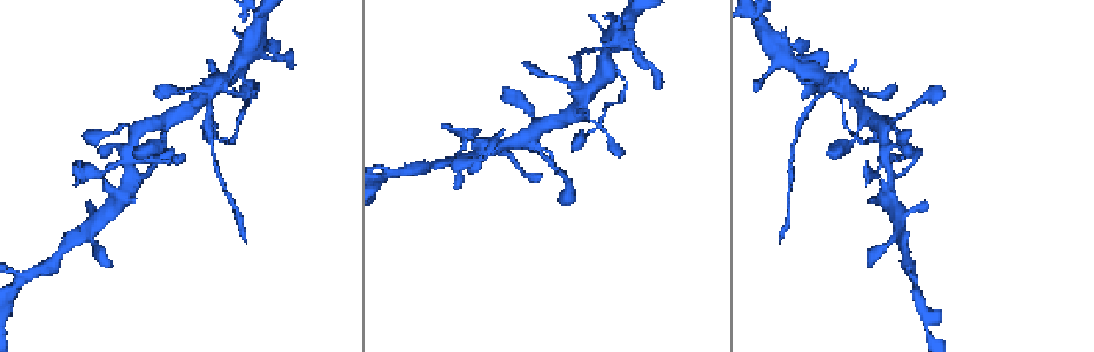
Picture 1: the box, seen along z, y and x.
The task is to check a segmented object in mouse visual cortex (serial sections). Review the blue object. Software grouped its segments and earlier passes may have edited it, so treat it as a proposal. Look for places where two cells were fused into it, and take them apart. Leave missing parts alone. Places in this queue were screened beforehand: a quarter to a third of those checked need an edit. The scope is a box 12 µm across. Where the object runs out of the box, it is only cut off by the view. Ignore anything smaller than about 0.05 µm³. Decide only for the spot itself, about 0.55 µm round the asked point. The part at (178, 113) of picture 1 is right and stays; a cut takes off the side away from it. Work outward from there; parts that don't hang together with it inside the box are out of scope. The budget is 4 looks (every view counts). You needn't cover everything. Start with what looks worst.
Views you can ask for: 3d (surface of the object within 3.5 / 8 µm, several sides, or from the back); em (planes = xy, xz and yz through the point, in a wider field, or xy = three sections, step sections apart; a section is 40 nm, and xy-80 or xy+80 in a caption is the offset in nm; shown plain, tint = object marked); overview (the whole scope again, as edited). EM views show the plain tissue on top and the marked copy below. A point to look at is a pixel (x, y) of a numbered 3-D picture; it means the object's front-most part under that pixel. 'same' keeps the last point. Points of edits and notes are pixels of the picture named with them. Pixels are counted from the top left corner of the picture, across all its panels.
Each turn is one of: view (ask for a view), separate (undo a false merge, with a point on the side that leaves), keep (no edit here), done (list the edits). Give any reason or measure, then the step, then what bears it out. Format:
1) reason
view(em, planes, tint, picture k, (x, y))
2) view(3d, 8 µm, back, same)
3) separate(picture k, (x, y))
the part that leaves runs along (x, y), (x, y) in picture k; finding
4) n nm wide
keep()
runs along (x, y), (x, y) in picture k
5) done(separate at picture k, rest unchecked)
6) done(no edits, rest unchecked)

view(3d, 3.5 µm, picture 1, (241, 69))

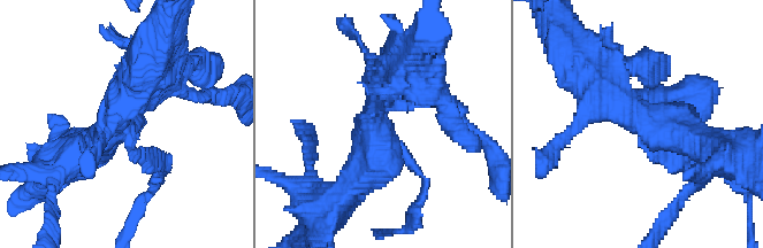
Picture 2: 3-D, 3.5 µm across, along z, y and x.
now the EM
view(em, xy, step 3, tint, picture 2, (648, 121))

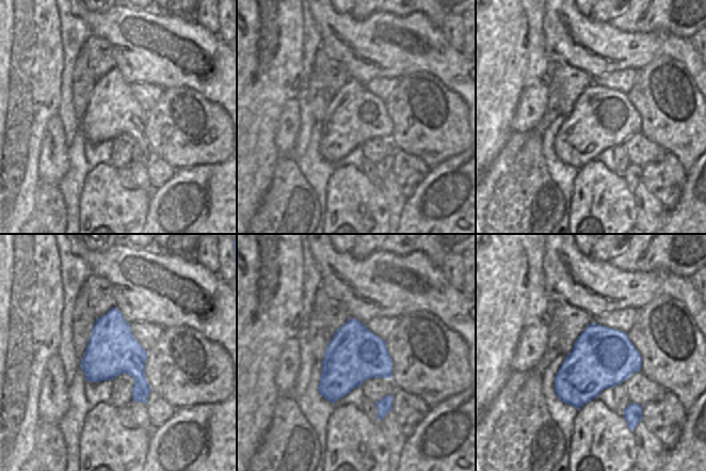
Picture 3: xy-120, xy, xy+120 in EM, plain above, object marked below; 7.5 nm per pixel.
420 nm wide
keep()
runs along (707, 146), (624, 115), (592, 79) in picture 2; one cell here

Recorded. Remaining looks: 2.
abrupt turn
view(3d, 3.5 µm, picture 1, (260, 16))

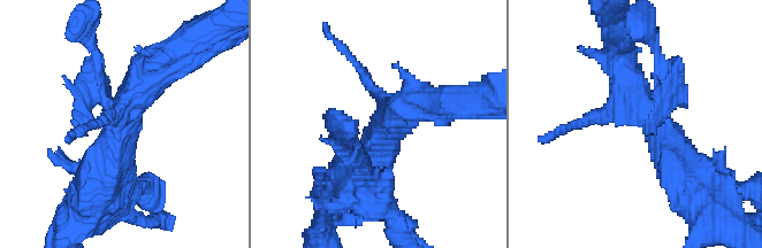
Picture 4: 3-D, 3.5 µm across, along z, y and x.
3 arms; arms of 250, 450, 600 nm; shape alone is not enough
view(em, planes, tint, picture 4, (377, 140))

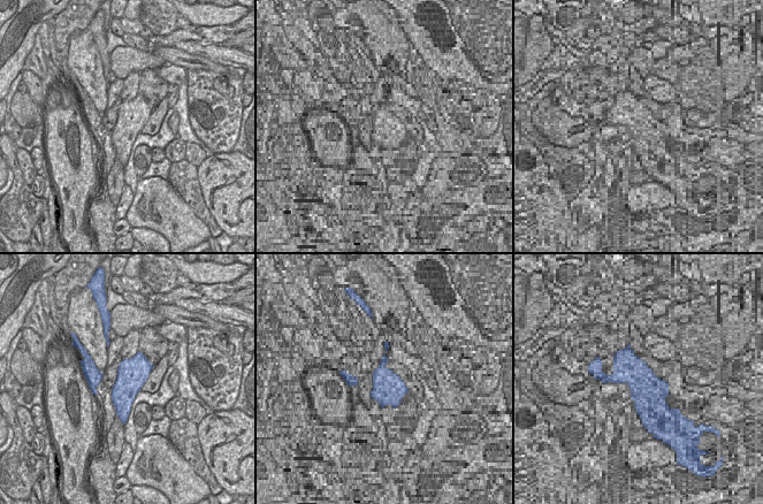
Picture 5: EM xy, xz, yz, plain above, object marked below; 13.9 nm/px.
keep()
runs along (693, 186), (622, 77), (622, 67) in picture 4; one cell here

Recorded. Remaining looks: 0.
done(no edits, rest unchecked)

